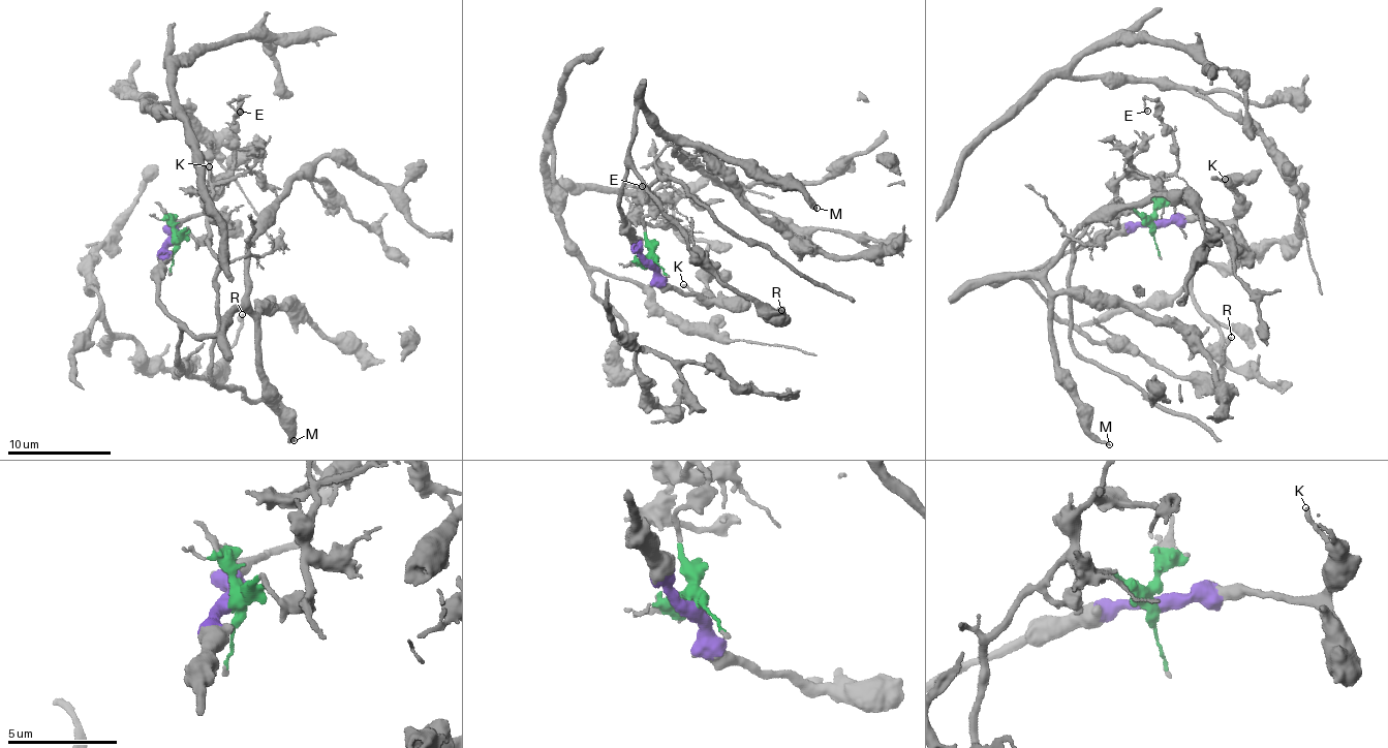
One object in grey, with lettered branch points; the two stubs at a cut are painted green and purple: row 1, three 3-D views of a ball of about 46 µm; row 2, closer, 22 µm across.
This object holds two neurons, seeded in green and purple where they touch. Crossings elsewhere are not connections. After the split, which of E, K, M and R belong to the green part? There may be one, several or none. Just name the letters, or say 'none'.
E

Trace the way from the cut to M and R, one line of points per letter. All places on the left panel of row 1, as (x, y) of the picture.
M: (174, 242), (166, 245), (160, 304), (199, 337), (219, 335), (246, 310), (255, 319), (263, 397), (294, 439)
R: (174, 242), (166, 245), (159, 299), (181, 332), (175, 370), (184, 365), (205, 377), (218, 368), (242, 313)

